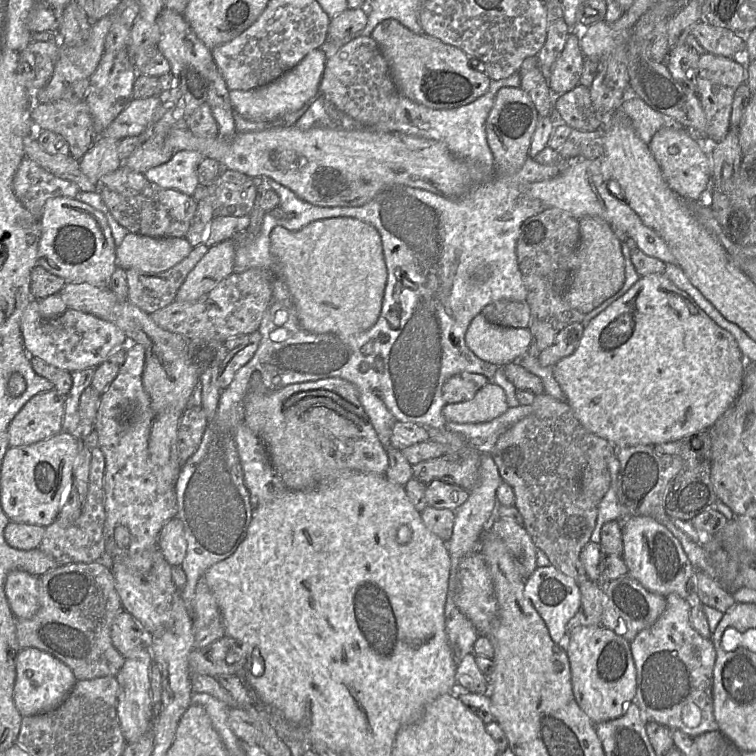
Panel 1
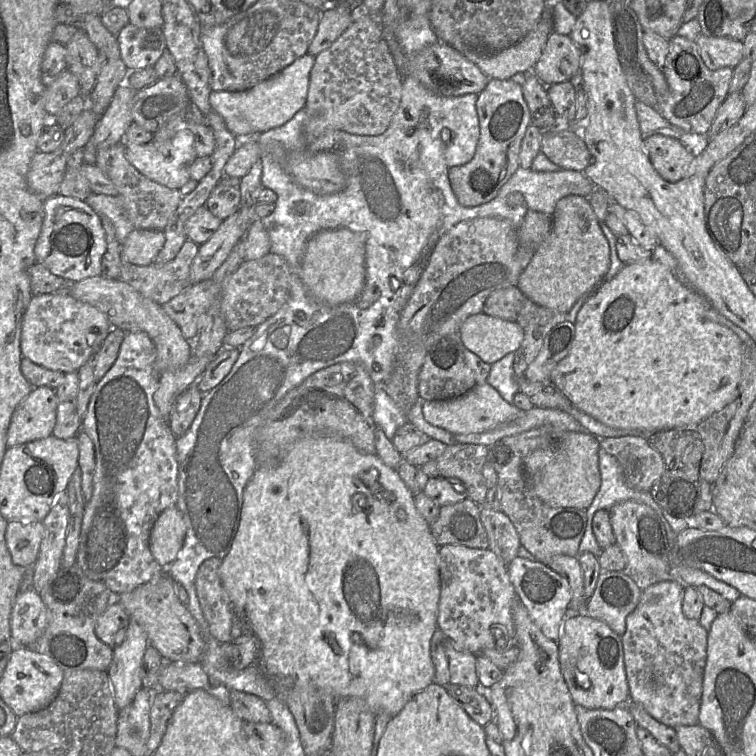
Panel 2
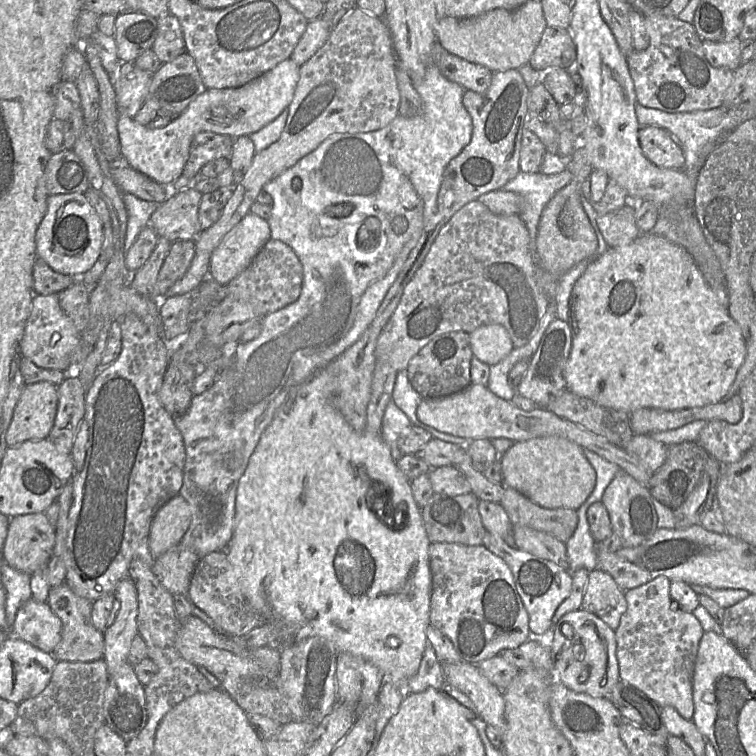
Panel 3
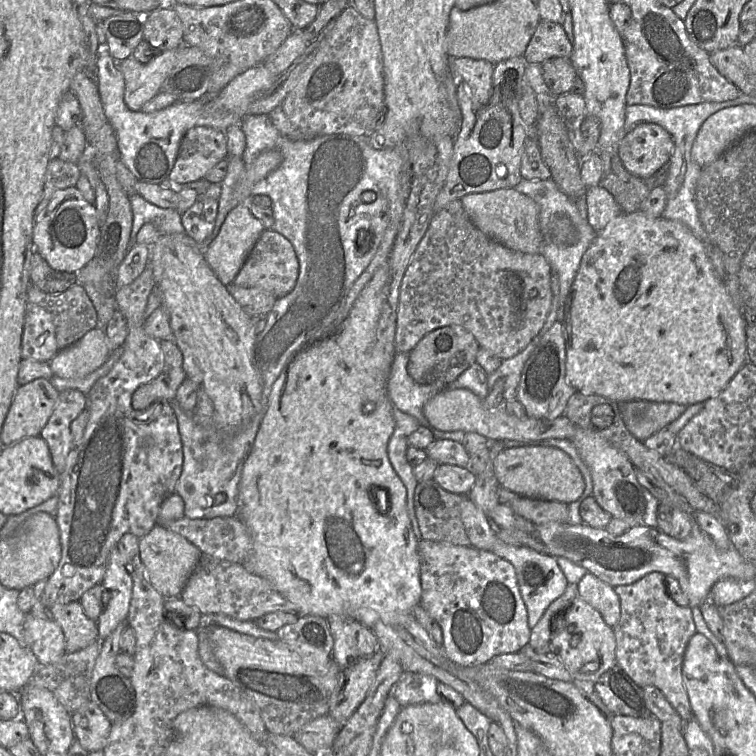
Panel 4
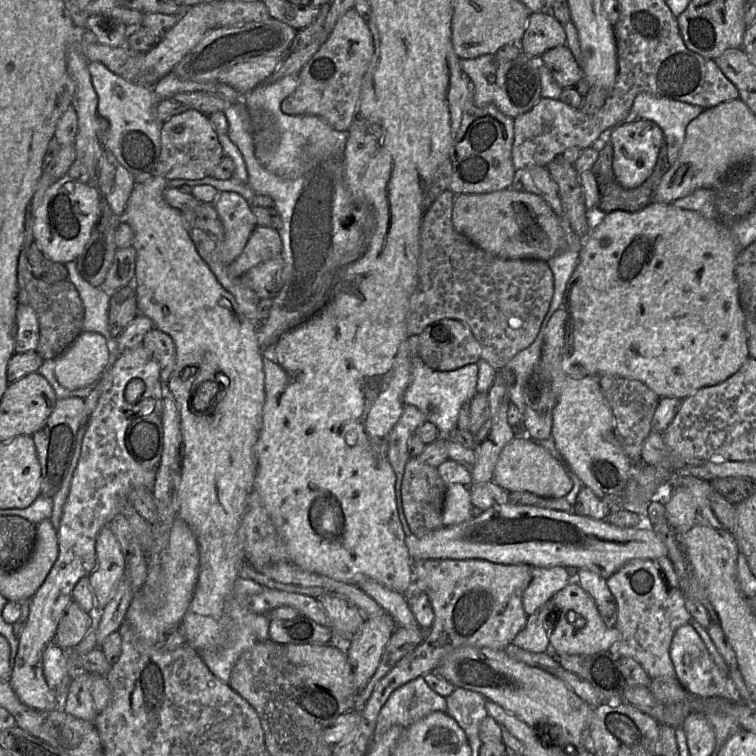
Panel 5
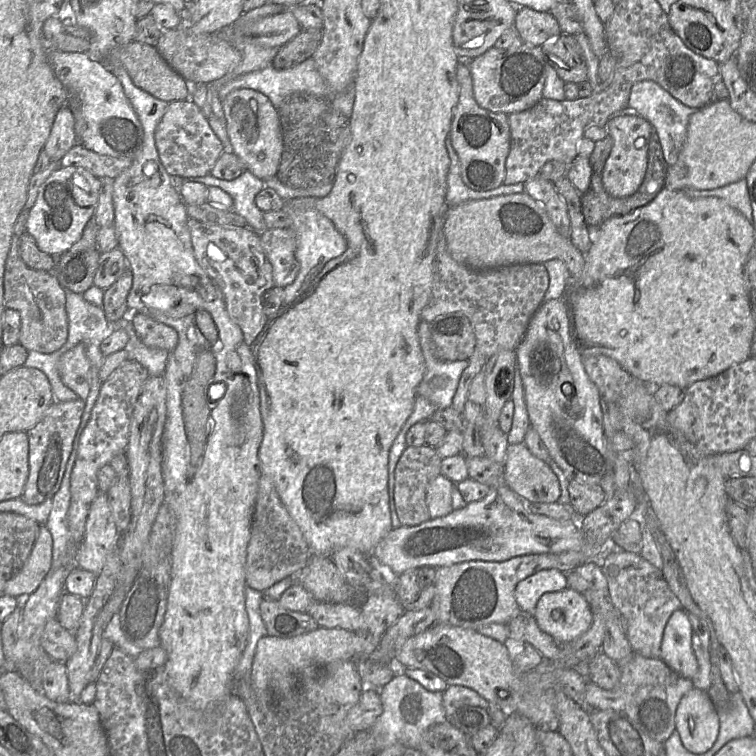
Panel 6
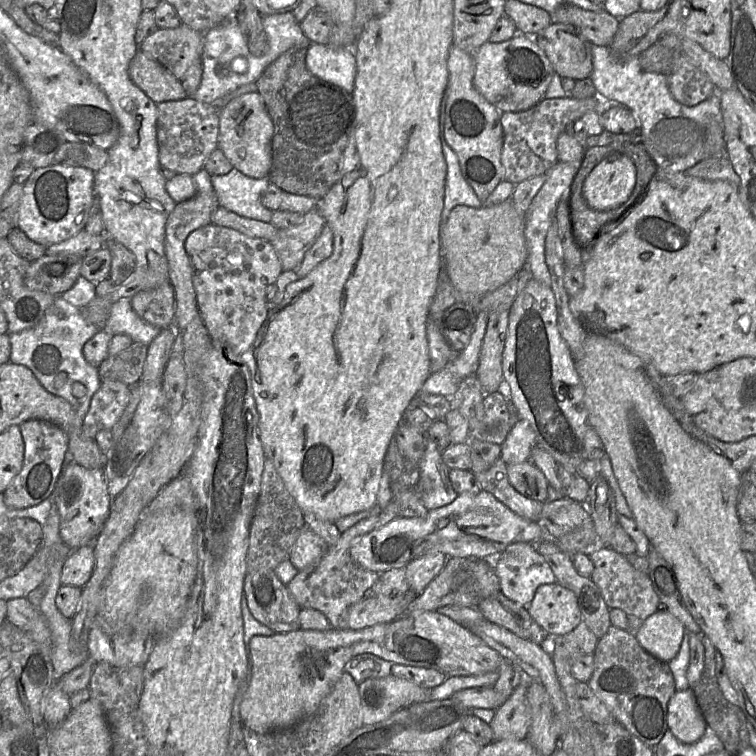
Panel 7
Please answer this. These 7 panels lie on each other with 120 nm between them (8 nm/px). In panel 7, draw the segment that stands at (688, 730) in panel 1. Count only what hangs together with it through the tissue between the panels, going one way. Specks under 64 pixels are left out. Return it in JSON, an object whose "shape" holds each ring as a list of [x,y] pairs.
{"shape":[[[596,546],[589,553],[594,565],[590,576],[599,588],[607,606],[623,610],[629,621],[629,631],[635,636],[643,622],[652,614],[663,608],[656,594],[649,574],[636,570],[623,555],[610,546]]]}

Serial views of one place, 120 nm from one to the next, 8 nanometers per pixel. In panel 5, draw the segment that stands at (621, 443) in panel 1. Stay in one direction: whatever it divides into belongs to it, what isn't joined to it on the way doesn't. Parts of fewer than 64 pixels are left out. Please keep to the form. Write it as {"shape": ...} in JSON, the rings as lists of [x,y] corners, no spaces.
{"shape":[[[651,202],[636,212],[616,210],[602,215],[602,221],[583,240],[578,264],[568,281],[564,306],[568,312],[568,325],[564,338],[564,359],[582,367],[595,376],[612,375],[641,381],[659,398],[684,400],[697,390],[720,384],[736,373],[750,357],[747,345],[745,316],[740,304],[739,288],[735,275],[739,249],[730,227],[719,219],[708,218],[698,212],[677,208],[672,204]]]}

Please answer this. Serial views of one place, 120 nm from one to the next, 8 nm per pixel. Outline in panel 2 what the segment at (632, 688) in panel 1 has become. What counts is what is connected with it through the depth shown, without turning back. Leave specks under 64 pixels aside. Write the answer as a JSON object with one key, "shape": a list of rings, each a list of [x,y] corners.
{"shape":[[[569,614],[561,624],[557,644],[561,672],[576,705],[611,710],[629,702],[621,636],[604,621],[586,614]]]}

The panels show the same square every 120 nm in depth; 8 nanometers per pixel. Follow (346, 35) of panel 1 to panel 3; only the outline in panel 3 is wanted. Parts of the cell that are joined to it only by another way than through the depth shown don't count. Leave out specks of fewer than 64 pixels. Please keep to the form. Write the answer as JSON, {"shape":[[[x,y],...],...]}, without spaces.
{"shape":[[[321,18],[309,21],[290,56],[290,60],[299,66],[307,62],[325,44],[333,27]]]}

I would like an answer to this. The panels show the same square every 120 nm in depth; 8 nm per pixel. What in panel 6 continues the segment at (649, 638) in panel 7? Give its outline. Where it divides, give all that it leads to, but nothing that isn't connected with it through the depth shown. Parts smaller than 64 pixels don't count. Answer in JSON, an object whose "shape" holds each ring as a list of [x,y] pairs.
{"shape":[[[685,610],[671,614],[660,650],[660,659],[682,677],[691,680],[697,674],[699,665],[692,648],[692,627]]]}

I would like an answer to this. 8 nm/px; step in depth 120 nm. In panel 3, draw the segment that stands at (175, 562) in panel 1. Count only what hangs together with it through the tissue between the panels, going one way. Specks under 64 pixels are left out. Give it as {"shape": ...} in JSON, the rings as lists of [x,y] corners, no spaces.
{"shape":[[[177,494],[155,513],[150,526],[149,547],[157,558],[178,545],[191,523],[191,509],[181,494]]]}

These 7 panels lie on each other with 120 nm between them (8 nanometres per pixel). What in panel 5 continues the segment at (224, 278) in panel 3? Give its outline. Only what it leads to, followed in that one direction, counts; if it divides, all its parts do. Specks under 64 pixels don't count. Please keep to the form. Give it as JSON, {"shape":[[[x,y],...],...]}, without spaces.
{"shape":[[[219,192],[212,203],[223,225],[224,239],[219,260],[226,266],[242,253],[252,231],[257,226],[251,205],[235,192]]]}

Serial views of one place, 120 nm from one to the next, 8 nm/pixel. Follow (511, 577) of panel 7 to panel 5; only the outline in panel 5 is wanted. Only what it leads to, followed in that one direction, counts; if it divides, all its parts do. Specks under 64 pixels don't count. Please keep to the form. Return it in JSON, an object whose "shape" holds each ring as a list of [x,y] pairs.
{"shape":[[[562,566],[533,567],[531,581],[524,590],[522,604],[529,616],[571,582],[569,570]]]}

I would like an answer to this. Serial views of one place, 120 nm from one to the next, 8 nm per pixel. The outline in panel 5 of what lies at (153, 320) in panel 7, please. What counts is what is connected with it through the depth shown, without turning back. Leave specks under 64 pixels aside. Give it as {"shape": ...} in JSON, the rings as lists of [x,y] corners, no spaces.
{"shape":[[[154,327],[145,334],[141,346],[148,350],[157,361],[160,367],[160,380],[165,386],[176,361],[176,349],[172,338]]]}

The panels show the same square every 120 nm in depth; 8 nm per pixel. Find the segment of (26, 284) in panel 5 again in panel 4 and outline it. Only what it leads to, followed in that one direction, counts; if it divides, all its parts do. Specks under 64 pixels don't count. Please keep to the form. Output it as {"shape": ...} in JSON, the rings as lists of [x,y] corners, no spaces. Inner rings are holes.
{"shape":[[[59,158],[50,159],[45,174],[43,196],[36,209],[37,214],[44,211],[54,192],[75,187],[81,174],[77,163],[66,162]],[[77,282],[58,294],[46,293],[30,285],[27,301],[43,307],[51,314],[59,350],[74,344],[97,327],[95,308],[83,286]]]}

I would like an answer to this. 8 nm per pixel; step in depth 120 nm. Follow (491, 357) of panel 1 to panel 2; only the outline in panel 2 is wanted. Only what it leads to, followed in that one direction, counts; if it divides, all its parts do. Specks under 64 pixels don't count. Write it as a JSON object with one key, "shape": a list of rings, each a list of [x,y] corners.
{"shape":[[[484,312],[467,318],[460,334],[465,347],[490,365],[509,353],[515,353],[524,339],[524,329],[516,322]]]}

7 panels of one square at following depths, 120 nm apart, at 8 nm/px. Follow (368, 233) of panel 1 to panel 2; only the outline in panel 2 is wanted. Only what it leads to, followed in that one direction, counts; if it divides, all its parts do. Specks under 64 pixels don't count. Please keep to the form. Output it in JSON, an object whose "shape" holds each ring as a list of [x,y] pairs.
{"shape":[[[348,228],[323,230],[307,242],[300,278],[314,299],[335,306],[357,300],[365,285],[365,266],[366,249],[363,235]]]}

